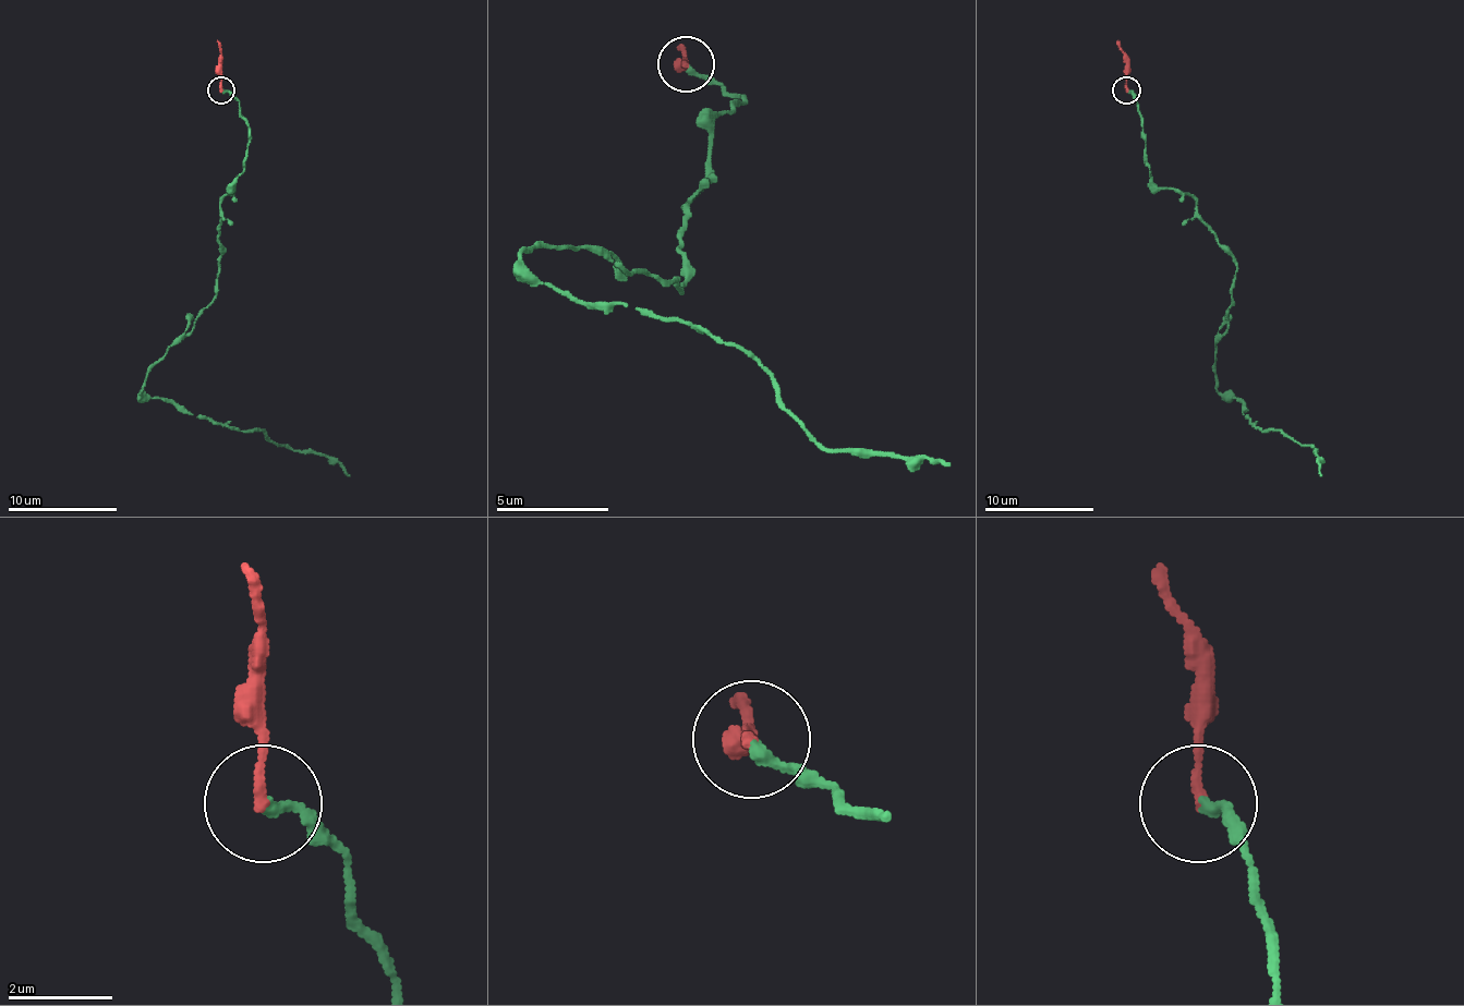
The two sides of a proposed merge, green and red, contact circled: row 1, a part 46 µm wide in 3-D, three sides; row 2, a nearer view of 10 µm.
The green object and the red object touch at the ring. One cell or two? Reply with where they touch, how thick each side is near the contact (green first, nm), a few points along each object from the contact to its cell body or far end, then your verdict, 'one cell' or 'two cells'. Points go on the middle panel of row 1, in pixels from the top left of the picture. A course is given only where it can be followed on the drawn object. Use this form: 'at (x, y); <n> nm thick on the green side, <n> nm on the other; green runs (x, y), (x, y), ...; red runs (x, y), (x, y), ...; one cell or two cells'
at (686, 63); 200 nm thick on the green side, 190 nm on the other; green runs (687, 62), (743, 96), (681, 208), (681, 293), (585, 247), (524, 259), (738, 343), (827, 450), (952, 462); red runs (687, 62), (676, 46); one cell

